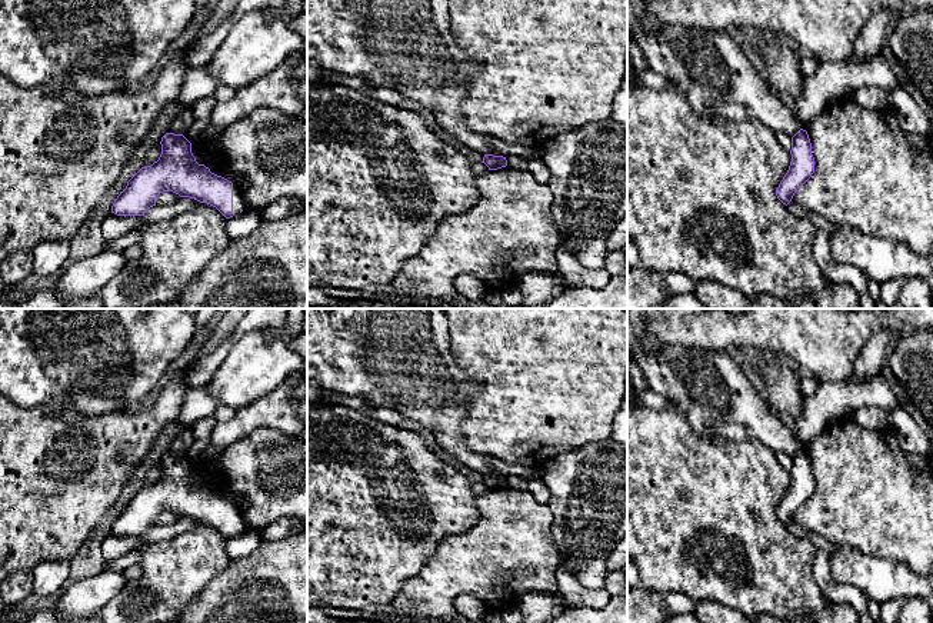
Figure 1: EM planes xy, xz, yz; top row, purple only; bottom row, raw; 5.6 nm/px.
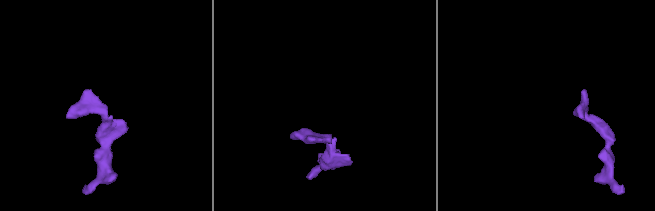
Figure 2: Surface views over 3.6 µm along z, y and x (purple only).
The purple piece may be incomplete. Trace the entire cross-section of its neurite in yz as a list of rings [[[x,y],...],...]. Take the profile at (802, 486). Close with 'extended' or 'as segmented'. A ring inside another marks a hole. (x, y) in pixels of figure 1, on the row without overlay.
[[[800,449],[792,457],[792,482],[787,493],[776,509],[776,516],[783,524],[789,524],[800,506],[814,493],[812,463],[806,450]]]; as segmented

